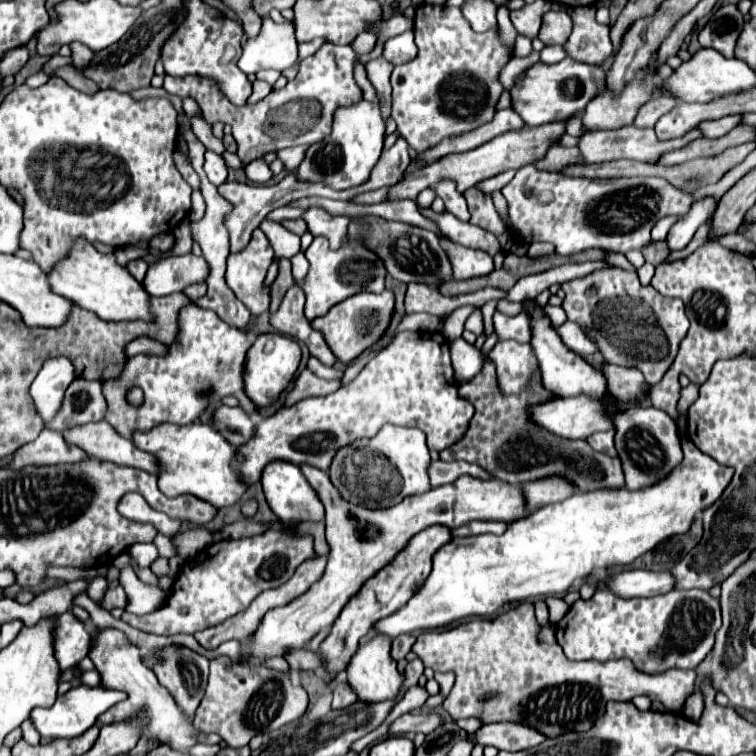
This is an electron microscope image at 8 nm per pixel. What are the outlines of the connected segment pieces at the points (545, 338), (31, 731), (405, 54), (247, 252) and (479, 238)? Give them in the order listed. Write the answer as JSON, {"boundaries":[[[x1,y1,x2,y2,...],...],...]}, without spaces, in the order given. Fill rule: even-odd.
{"boundaries":[[[523,299,523,309,529,313,529,319,531,319,531,349,535,351,535,357,539,361,539,369,541,369,541,375,543,375,543,385,553,391,557,397,573,397,573,395,589,395,589,397,595,397,595,399,601,399,601,397,607,397,607,385,605,385,605,379,603,375,591,367,589,363,585,363,577,353,573,353,571,349,567,349,559,337,559,333,551,327,551,321,549,317,545,315,543,307,539,307,535,301,531,299]],[[27,719,23,725,23,739,29,743,29,745,39,745,39,731,35,731,35,725,31,723,31,719]],[[407,31,407,33,401,33,397,37,391,37,385,41,385,47,383,47,383,57,387,61,391,61,393,65,401,65,401,63,407,63,411,59,415,59,417,55,417,45,413,41,413,31]],[[261,229,253,231,249,245,241,253,227,257,227,285,253,315,261,315,269,309,269,293,265,287,265,275,273,261,273,249]],[[421,209,421,213,425,217,437,221,443,235,447,235,453,243,459,243,459,245,465,245,471,249,481,249,489,255,495,255,501,249,501,245,493,233,489,233,489,231,485,231,473,223,463,223,457,217,453,217,451,213,437,215,431,209]]]}

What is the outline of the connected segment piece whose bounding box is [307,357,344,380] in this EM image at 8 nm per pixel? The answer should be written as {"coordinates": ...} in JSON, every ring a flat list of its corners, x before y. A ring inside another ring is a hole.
{"coordinates":[[315,357,309,358,307,368,311,370,316,376,326,380,342,378,344,375,343,370,336,370,332,367,327,367]]}

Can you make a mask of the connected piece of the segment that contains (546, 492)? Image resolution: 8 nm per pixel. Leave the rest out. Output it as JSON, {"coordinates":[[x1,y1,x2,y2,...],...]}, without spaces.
{"coordinates":[[547,477,547,479,541,479,541,481,525,483,523,489,525,489,527,503,531,507,533,505,543,507,543,505,549,505,549,503,557,503,557,501,563,501,563,499,567,499,575,493,575,489,567,481,563,481,561,477]]}

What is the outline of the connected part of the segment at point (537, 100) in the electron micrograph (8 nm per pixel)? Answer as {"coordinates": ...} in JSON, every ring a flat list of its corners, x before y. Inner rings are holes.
{"coordinates":[[563,59,557,65,535,63,523,71,511,87,511,109,521,115,523,123,535,127,551,121,563,121,581,113,587,103,605,89,605,73,597,65]]}

